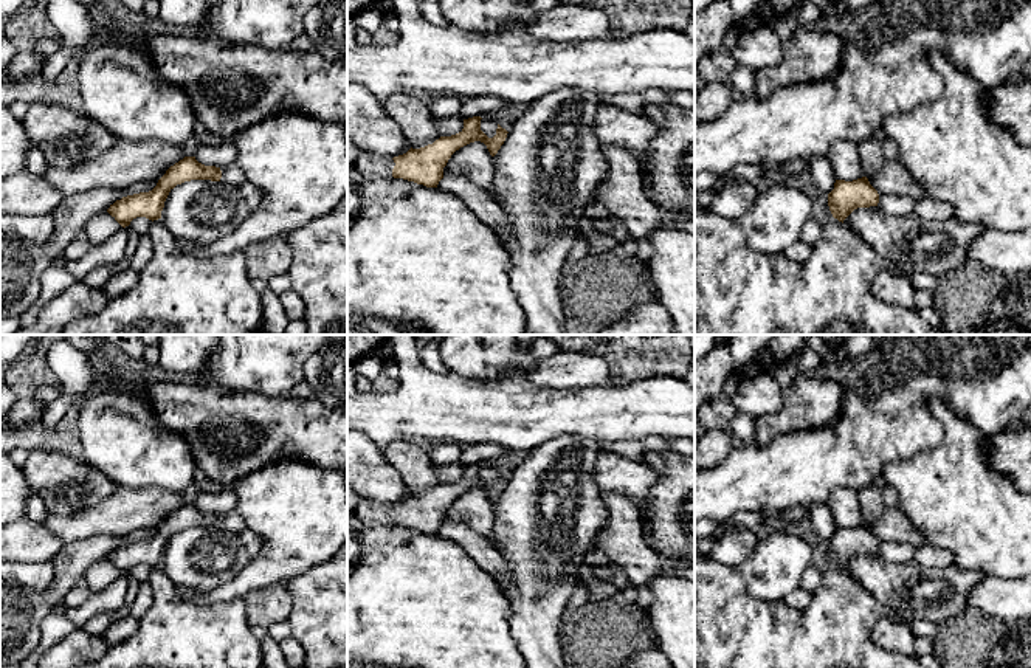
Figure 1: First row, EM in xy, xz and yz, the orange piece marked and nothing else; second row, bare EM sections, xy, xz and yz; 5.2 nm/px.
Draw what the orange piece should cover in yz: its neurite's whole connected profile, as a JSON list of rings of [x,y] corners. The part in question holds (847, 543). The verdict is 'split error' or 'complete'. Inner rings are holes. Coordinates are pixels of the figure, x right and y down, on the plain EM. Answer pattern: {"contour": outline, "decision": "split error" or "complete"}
{"contour": [[[867,524],[845,529],[836,527],[834,536],[828,541],[828,553],[834,566],[843,567],[857,555],[878,553],[879,541]]], "decision": "complete"}

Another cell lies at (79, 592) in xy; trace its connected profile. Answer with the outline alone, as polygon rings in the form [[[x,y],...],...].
[[[82,577],[68,591],[68,594],[64,597],[62,603],[65,608],[81,606],[90,595],[91,595],[91,591],[90,591],[85,578]]]

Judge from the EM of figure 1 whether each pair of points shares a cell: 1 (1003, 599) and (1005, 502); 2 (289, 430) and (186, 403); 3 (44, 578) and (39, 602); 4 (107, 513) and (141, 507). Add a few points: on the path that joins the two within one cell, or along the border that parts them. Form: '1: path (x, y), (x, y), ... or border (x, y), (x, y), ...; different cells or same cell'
1: border (986, 575), (1014, 580); different cells
2: path (264, 426), (247, 419), (211, 419); same cell
3: border (53, 563), (53, 581), (44, 589), (16, 583); different cells
4: path (115, 513), (134, 509); same cell

